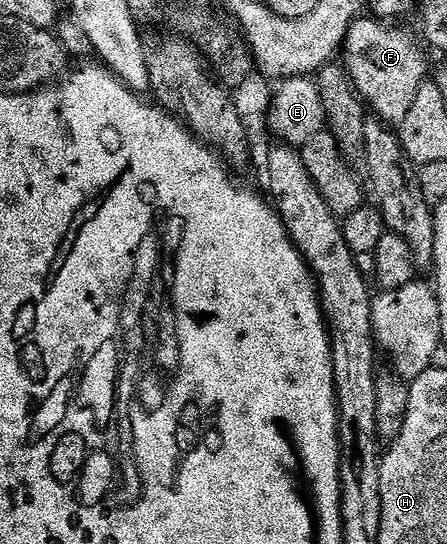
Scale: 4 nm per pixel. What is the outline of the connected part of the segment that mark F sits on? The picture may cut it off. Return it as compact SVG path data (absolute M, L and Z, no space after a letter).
M378 17L367 18L356 19L349 29L341 48L341 63L347 68L348 75L355 83L355 90L365 100L366 106L382 122L398 125L405 121L409 105L413 105L413 97L417 97L417 89L421 89L428 78L428 52L424 44L418 38L415 40L405 28L394 27L394 22Z

